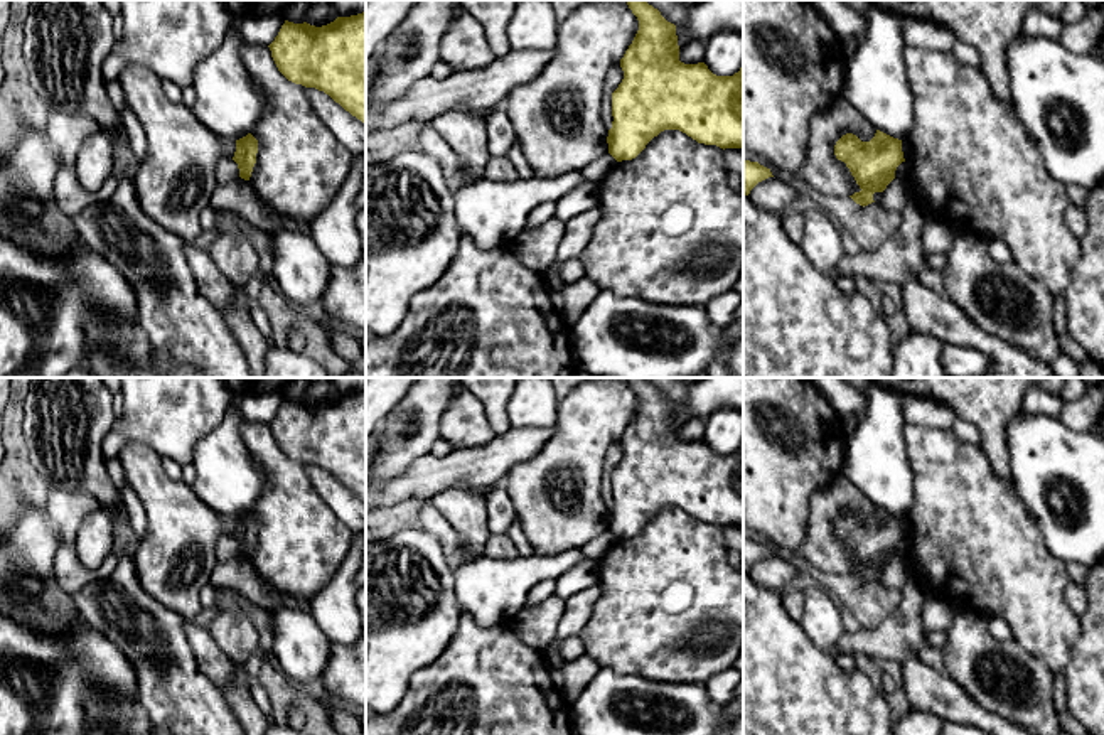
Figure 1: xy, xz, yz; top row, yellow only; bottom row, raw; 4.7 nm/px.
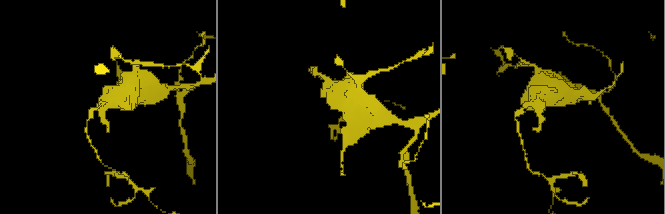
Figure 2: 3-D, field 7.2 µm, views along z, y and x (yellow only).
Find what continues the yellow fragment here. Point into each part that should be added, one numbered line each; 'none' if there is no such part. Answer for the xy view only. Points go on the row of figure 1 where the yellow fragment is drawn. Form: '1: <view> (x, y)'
none

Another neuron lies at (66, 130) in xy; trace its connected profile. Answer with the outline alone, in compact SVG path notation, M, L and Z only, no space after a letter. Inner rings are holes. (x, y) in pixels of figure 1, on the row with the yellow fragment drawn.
M69 111L52 113L44 128L59 153L61 167L74 165L81 143L96 130L89 118Z

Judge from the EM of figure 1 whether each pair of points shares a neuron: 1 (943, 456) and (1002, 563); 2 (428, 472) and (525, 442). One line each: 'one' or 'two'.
1: one
2: one

